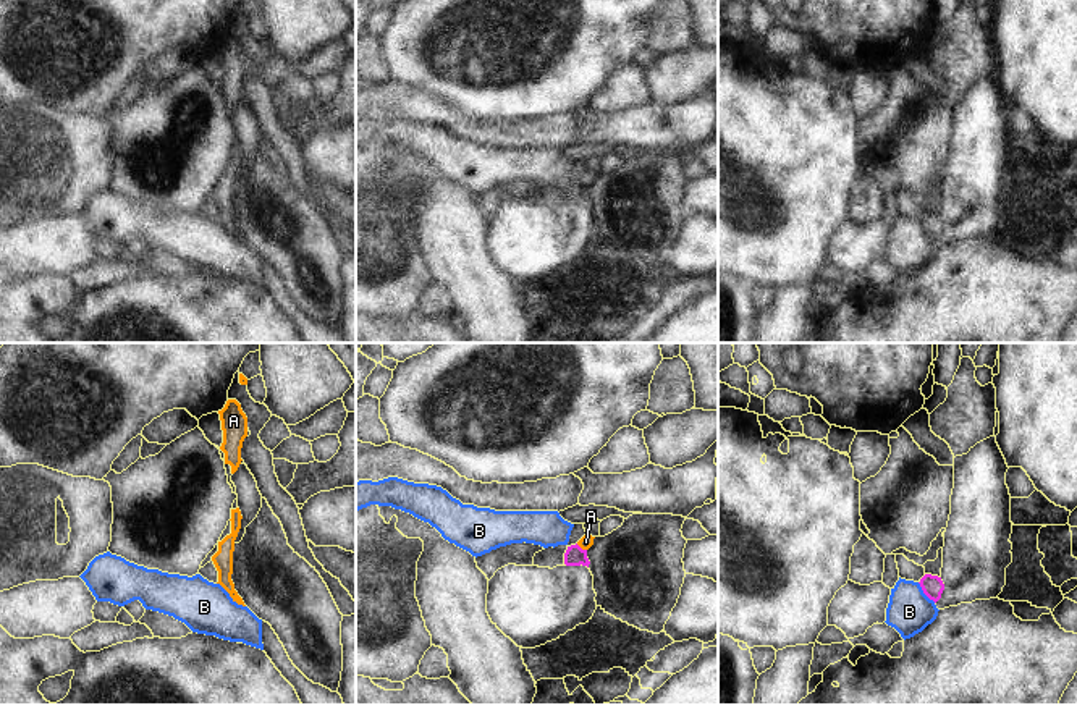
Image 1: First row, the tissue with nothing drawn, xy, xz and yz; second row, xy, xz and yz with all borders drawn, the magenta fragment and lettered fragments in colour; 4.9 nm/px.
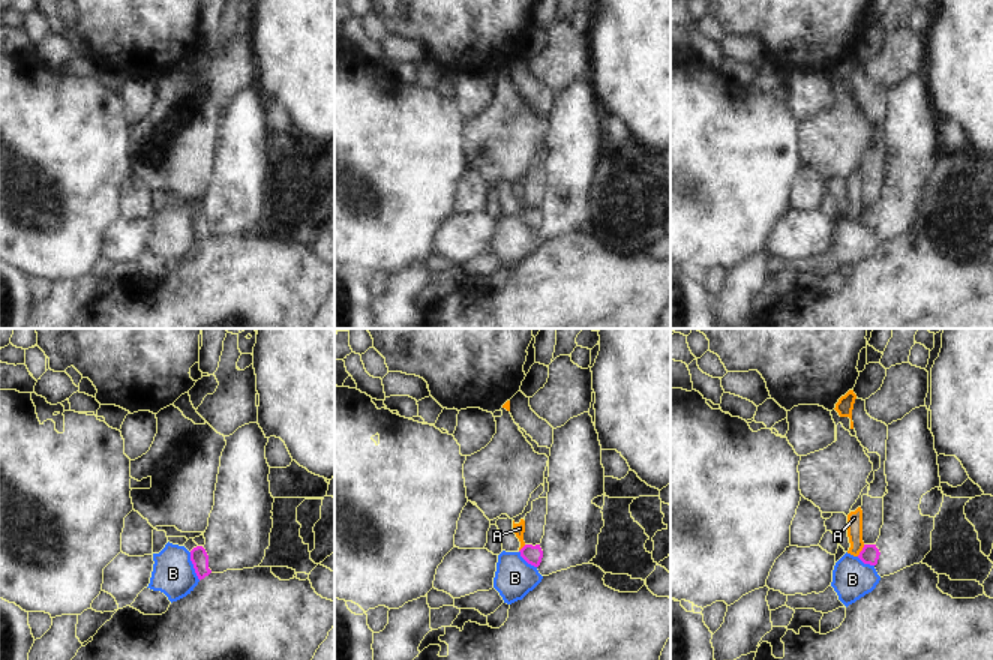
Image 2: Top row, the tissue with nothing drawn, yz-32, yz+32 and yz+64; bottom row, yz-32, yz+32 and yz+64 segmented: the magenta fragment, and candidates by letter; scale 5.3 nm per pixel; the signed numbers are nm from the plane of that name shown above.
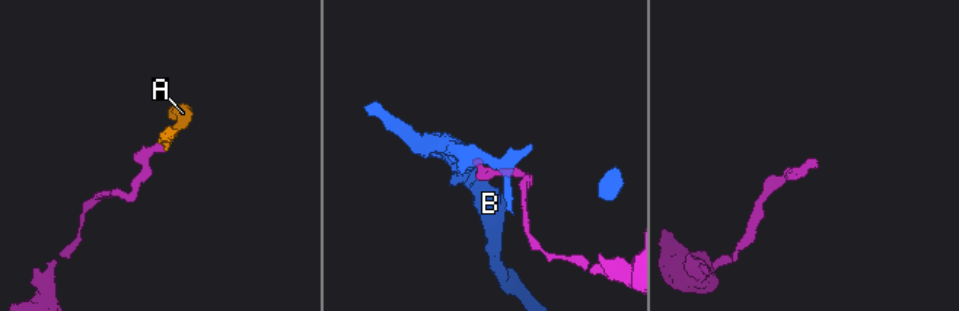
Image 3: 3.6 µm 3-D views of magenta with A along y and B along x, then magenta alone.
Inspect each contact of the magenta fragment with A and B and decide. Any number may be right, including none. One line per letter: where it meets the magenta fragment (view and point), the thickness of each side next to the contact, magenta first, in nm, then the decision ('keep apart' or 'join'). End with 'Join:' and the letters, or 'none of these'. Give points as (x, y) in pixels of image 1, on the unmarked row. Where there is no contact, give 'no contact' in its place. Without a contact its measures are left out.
A: xz (579, 185) | 100/70 nm | keep apart
B: yz (925, 232) | 110/220 nm | keep apart
Join: none of these

